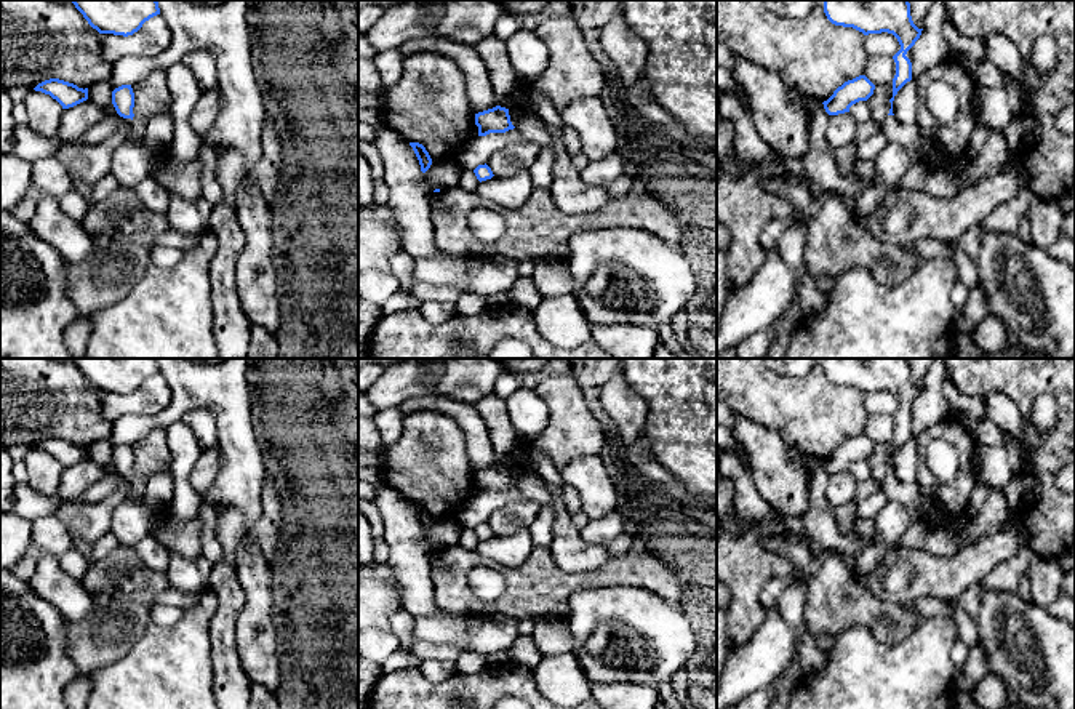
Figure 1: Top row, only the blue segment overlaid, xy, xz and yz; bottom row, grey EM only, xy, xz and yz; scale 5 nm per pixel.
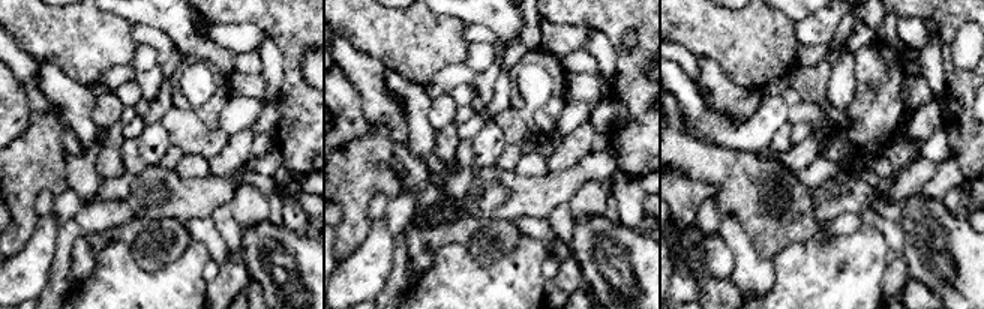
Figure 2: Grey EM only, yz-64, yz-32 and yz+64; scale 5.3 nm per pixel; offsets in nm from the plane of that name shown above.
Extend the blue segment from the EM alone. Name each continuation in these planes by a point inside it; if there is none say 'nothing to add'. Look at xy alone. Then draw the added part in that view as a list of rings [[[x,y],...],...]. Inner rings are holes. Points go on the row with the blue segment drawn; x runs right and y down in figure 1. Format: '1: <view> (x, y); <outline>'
1: xy (138, 124); [[[133,117],[131,126],[130,126],[130,133],[131,133],[134,138],[138,138],[138,139],[142,141],[146,123],[147,123],[146,118]]]

